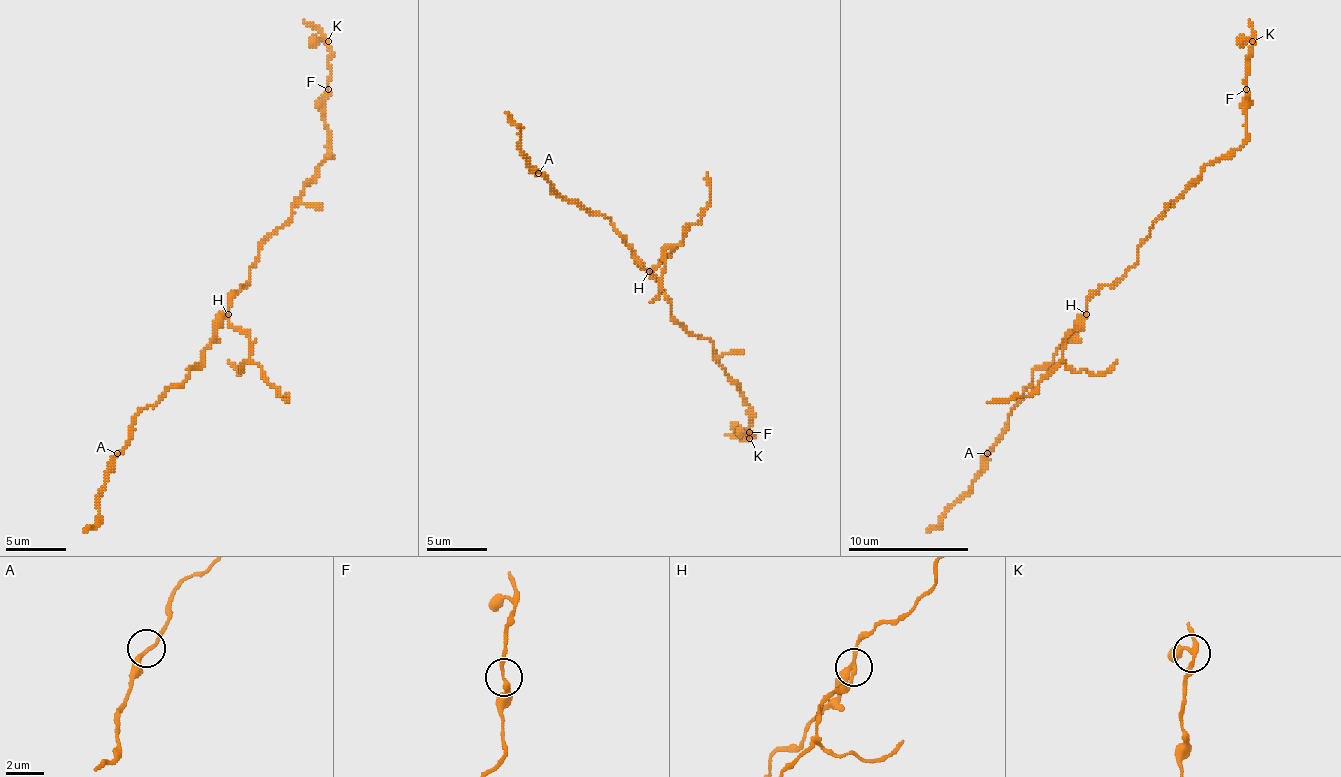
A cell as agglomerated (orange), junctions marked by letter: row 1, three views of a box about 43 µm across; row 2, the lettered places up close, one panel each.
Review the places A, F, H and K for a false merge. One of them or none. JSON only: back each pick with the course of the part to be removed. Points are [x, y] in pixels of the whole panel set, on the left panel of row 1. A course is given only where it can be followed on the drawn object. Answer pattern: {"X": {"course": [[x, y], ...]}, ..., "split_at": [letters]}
{"H": {"course": [[228, 315], [249, 339], [252, 360], [289, 399], [286, 402]]}, "split_at": ["H"]}

